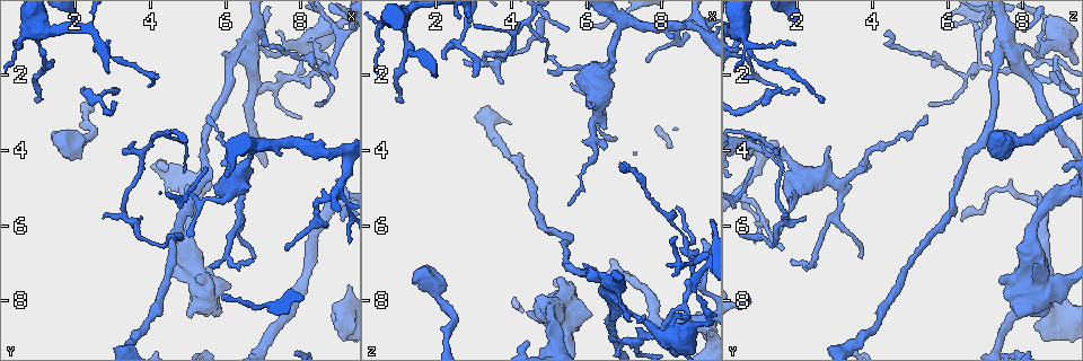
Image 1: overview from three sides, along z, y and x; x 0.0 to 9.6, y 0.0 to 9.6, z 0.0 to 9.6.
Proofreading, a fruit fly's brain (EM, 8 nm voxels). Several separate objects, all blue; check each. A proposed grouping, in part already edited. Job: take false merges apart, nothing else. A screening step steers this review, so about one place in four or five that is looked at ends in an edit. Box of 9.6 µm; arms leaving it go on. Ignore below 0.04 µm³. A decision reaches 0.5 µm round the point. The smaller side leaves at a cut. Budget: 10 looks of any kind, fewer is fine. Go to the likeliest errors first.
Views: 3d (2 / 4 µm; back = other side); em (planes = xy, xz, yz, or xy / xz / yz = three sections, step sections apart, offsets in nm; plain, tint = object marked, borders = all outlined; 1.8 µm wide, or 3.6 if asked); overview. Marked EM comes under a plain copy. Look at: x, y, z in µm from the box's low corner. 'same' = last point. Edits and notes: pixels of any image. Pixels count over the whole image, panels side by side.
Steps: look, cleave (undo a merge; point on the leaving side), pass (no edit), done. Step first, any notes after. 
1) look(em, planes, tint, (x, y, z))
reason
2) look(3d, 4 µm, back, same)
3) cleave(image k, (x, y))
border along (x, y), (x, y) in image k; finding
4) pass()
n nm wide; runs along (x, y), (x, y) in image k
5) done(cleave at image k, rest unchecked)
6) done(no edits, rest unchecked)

look(em, xy, step 16, tint, (3.30, 5.75, 1.75))
abrupt turn

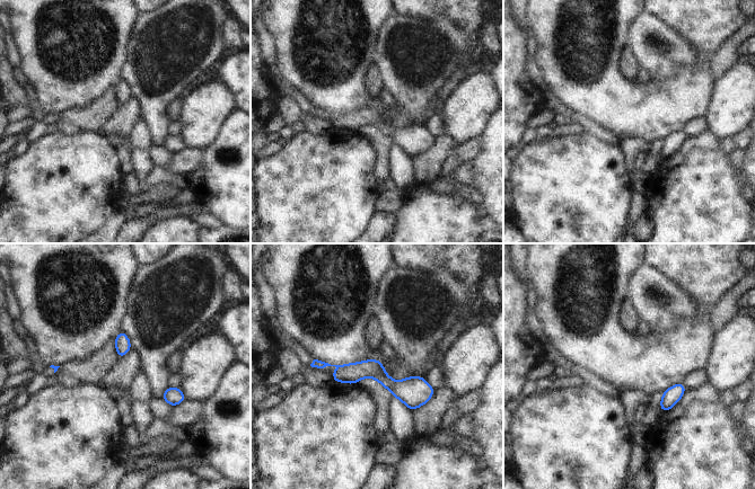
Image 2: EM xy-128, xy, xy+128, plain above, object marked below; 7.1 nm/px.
pass()
all the same cell

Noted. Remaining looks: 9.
look(3d, 2 µm, (2.05, 3.80, 7.75))
thick turns thin

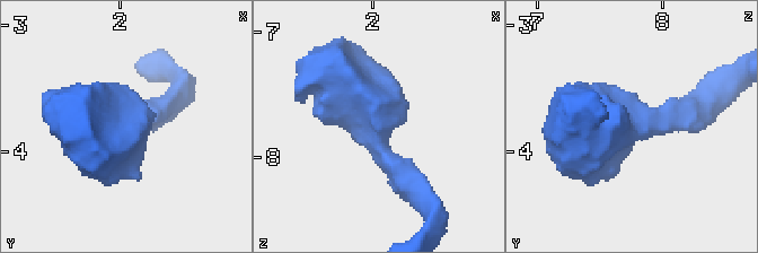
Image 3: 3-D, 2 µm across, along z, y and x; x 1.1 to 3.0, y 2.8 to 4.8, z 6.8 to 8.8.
look(em, xz, step 16, tint, (2.06, 3.76, 7.70))
need the tissue

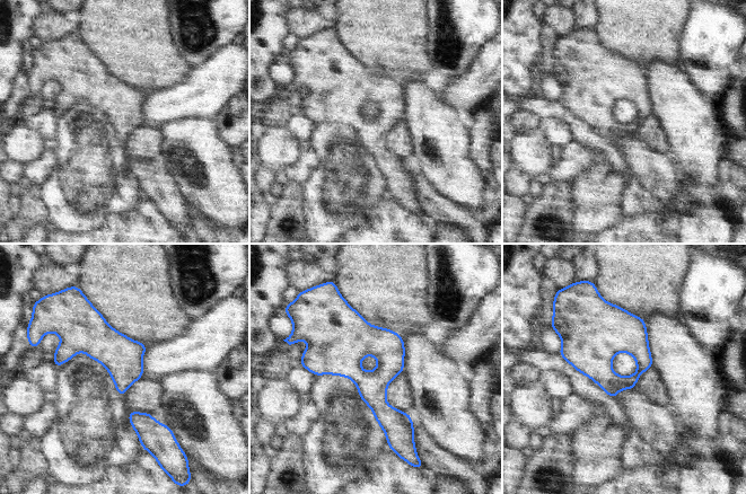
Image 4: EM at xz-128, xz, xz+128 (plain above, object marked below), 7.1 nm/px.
pass()
one cell here

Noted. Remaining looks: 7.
look(em, xz, step 16, tint, (8.75, 1.70, 6.85))
sharp bend

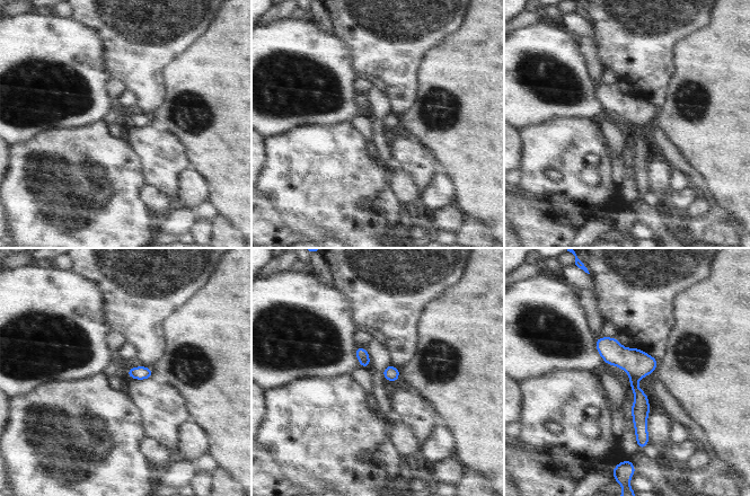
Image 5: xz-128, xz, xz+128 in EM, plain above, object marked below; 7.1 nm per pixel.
look(em, planes, tint, same)

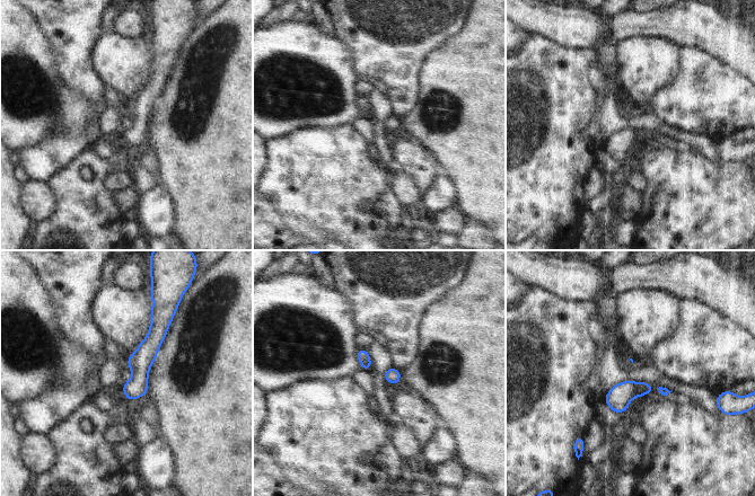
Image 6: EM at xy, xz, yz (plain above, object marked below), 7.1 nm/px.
pass()
110 nm wide; one cell here

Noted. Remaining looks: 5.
look(3d, 2 µm, (7.35, 2.40, 9.10))
abrupt turn

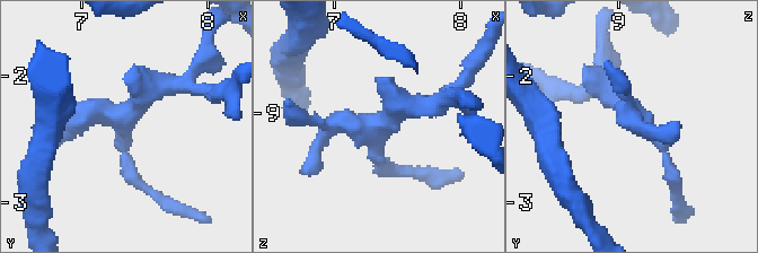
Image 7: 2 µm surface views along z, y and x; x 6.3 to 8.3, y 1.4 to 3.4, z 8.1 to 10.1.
look(em, yz, step 8, tint, (7.34, 2.40, 9.14))
need the tissue

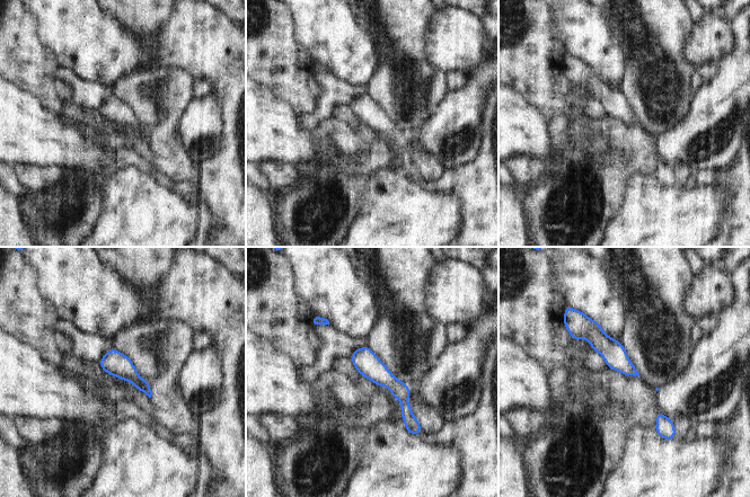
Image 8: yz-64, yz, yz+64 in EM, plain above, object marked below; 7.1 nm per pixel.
look(em, planes, borders, same)
another direction

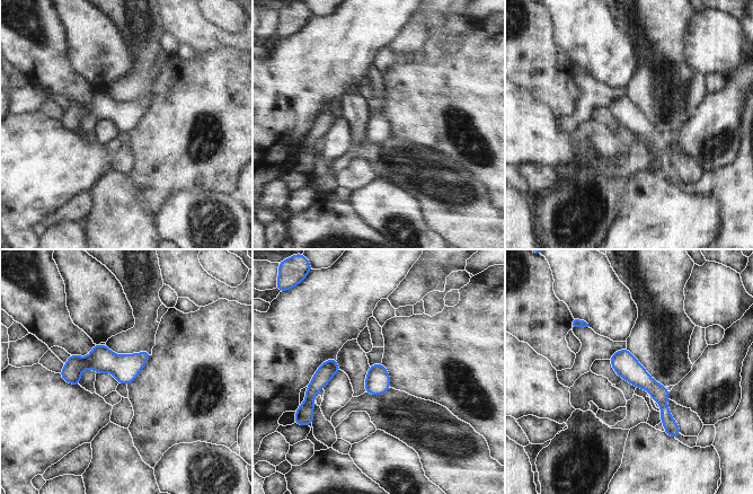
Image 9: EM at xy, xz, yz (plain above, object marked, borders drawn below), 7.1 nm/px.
pass()
runs along (616, 355), (661, 396), (674, 428) in image 9; one cell here

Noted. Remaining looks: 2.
done(no edits, rest unchecked)

